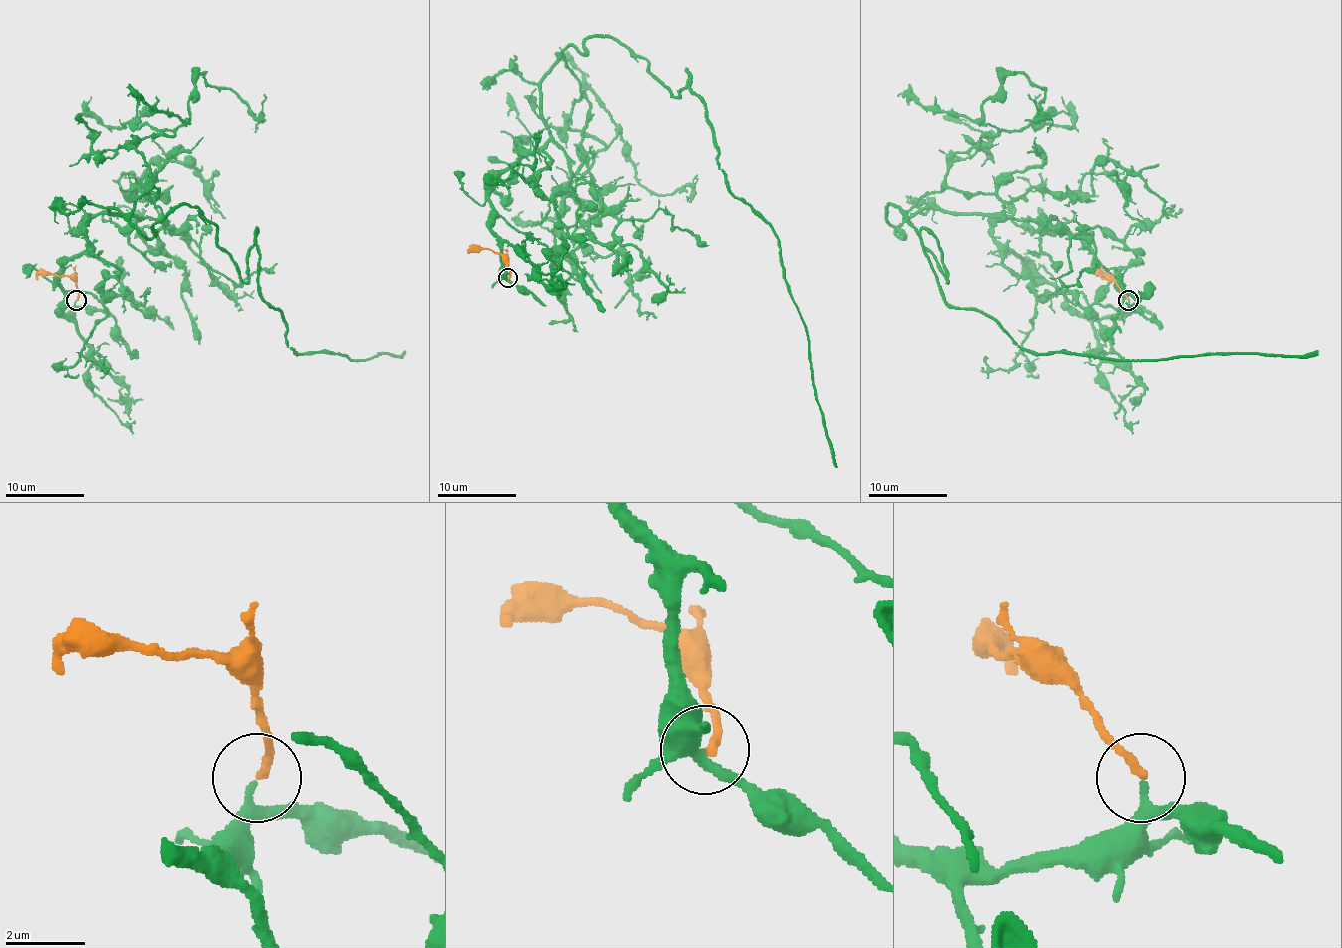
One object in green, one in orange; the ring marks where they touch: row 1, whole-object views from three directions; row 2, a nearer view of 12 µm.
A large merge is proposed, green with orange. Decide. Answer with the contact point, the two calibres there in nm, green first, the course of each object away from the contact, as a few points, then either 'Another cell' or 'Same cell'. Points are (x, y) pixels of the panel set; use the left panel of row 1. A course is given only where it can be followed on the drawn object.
Place: (76, 300). Thickness 190 nm (green) against 200 nm. Course of green: (75, 300), (58, 273), (93, 217), (148, 237), (188, 204), (245, 283), (257, 229), (296, 354), (405, 350). Course of orange: (75, 300), (77, 286), (68, 277), (40, 275), (36, 279). Same cell

